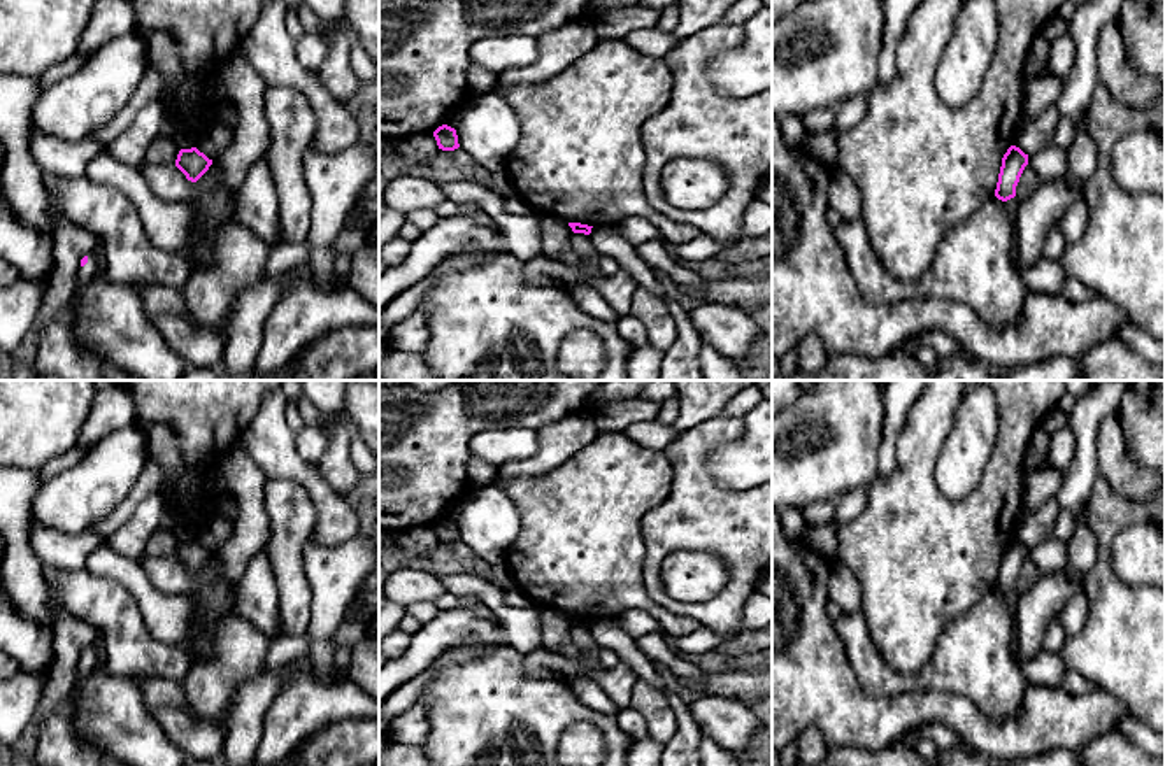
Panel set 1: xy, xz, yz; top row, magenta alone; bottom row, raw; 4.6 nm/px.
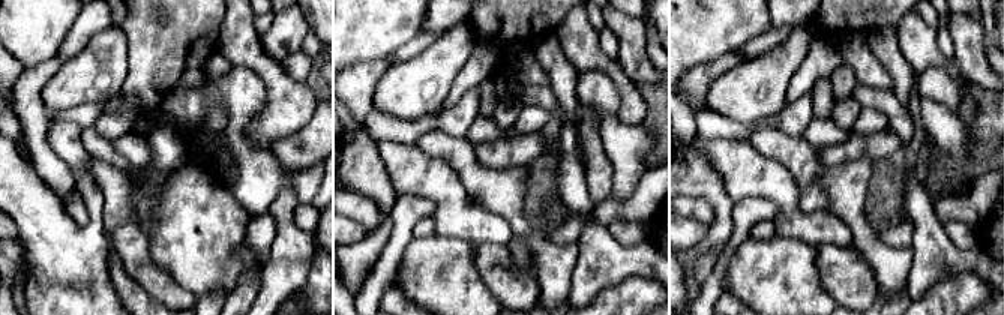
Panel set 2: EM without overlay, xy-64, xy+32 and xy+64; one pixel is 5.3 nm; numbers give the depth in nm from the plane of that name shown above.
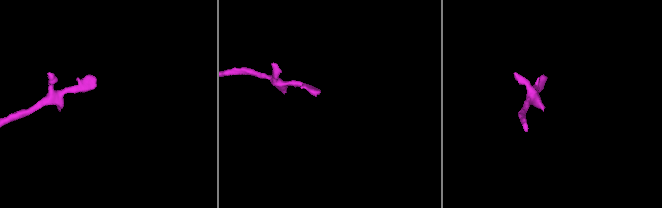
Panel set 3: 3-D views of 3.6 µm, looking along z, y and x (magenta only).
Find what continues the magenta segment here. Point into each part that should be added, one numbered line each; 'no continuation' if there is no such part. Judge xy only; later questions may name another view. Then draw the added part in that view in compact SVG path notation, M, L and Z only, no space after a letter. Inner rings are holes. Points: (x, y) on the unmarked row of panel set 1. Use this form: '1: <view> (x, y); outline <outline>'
1: xy (88, 665); outline M88 649L88 656L79 661L79 673L91 675L91 673L95 673L96 664L98 664L96 652L93 649Z

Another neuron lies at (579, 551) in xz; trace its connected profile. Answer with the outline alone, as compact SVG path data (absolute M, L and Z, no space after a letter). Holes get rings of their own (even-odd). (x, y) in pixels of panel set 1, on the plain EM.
M619 431L597 438L565 463L537 477L493 484L518 507L521 531L505 552L505 564L537 608L588 619L616 619L626 610L644 610L661 626L661 633L677 638L693 633L700 622L672 614L649 598L642 584L646 545L640 521L672 491L674 468L661 450L633 443Z

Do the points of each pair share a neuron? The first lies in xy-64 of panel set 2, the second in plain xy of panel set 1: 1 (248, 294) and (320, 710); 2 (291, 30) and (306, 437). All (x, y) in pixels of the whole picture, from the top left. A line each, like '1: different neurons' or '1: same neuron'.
1: same neuron
2: same neuron

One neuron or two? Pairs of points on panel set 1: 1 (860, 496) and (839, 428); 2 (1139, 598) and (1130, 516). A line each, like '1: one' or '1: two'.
1: two
2: one

